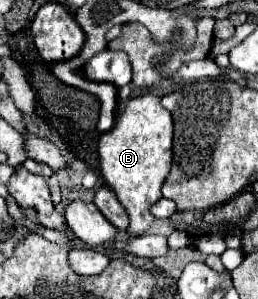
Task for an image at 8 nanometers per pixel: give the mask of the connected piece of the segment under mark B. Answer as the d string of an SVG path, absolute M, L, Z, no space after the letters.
M155 94L131 98L127 102L123 114L117 118L115 126L109 132L101 134L101 138L99 138L101 176L105 178L109 188L117 194L119 202L129 212L129 218L131 218L131 224L127 228L129 238L143 236L151 228L151 224L155 220L155 216L151 214L151 206L155 202L159 202L159 198L161 198L161 186L163 186L163 182L171 170L171 160L173 160L173 118L171 118L171 112L167 112L161 106L161 98Z

